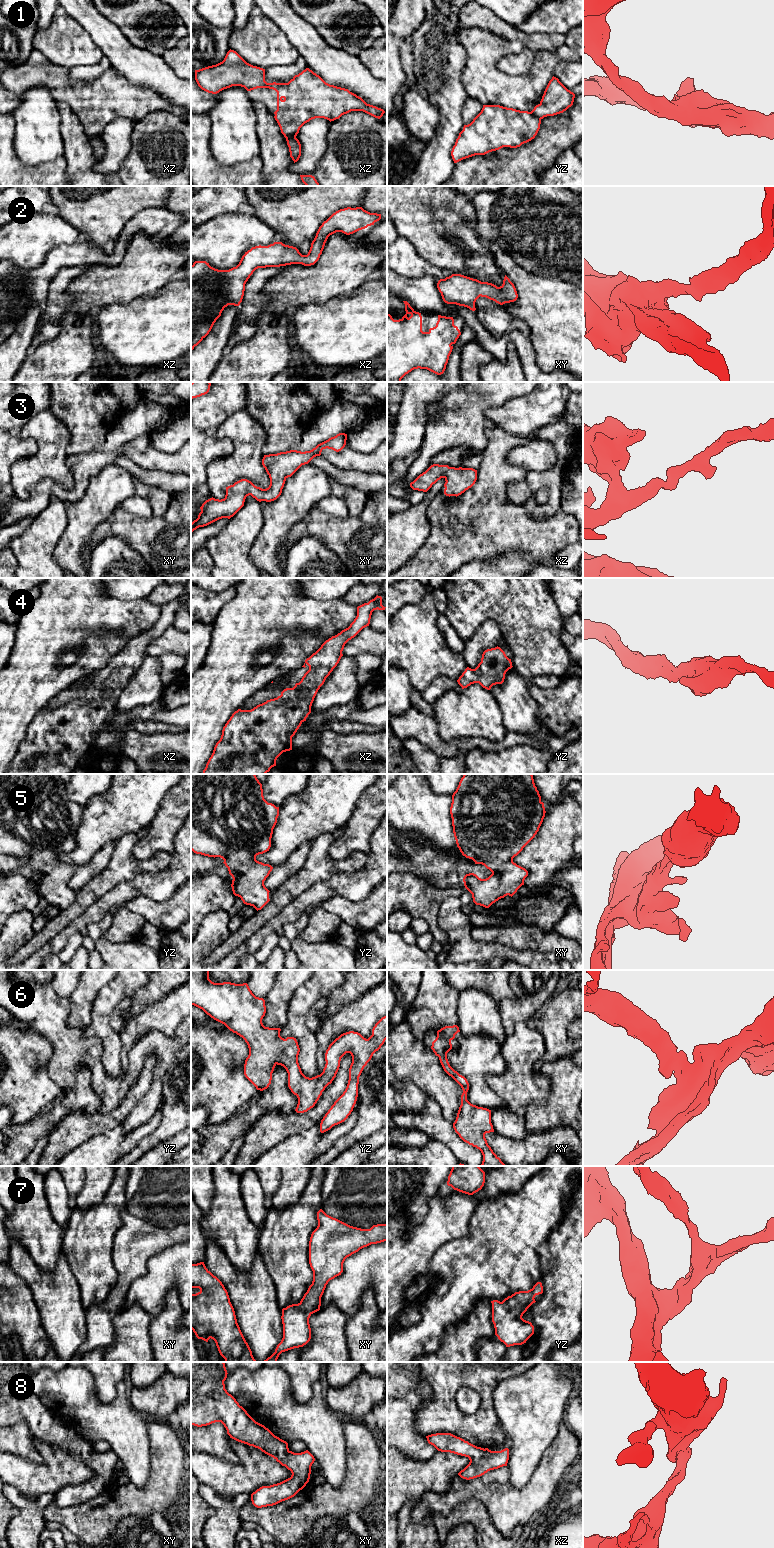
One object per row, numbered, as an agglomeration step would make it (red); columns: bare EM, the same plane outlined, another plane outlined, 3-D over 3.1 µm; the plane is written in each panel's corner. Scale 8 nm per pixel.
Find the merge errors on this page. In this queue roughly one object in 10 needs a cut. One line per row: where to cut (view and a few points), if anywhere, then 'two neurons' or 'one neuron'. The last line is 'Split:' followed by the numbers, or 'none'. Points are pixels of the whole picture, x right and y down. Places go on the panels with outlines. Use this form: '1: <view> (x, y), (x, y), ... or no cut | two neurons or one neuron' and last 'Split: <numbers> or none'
1: xz (295, 136), (286, 138) | two neurons
2: no cut | one neuron
3: no cut | one neuron
4: no cut | one neuron
5: no cut | one neuron
6: no cut | one neuron
7: no cut | one neuron
8: no cut | one neuron
Split: 1

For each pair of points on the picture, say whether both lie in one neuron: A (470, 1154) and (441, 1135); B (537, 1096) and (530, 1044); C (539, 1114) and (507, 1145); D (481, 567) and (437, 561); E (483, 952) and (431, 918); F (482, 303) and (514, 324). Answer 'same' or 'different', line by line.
A: same
B: same
C: different
D: different
E: different
F: same

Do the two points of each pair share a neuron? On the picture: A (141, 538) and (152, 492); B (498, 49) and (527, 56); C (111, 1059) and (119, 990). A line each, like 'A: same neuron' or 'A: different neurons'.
A: different neurons
B: different neurons
C: same neuron

